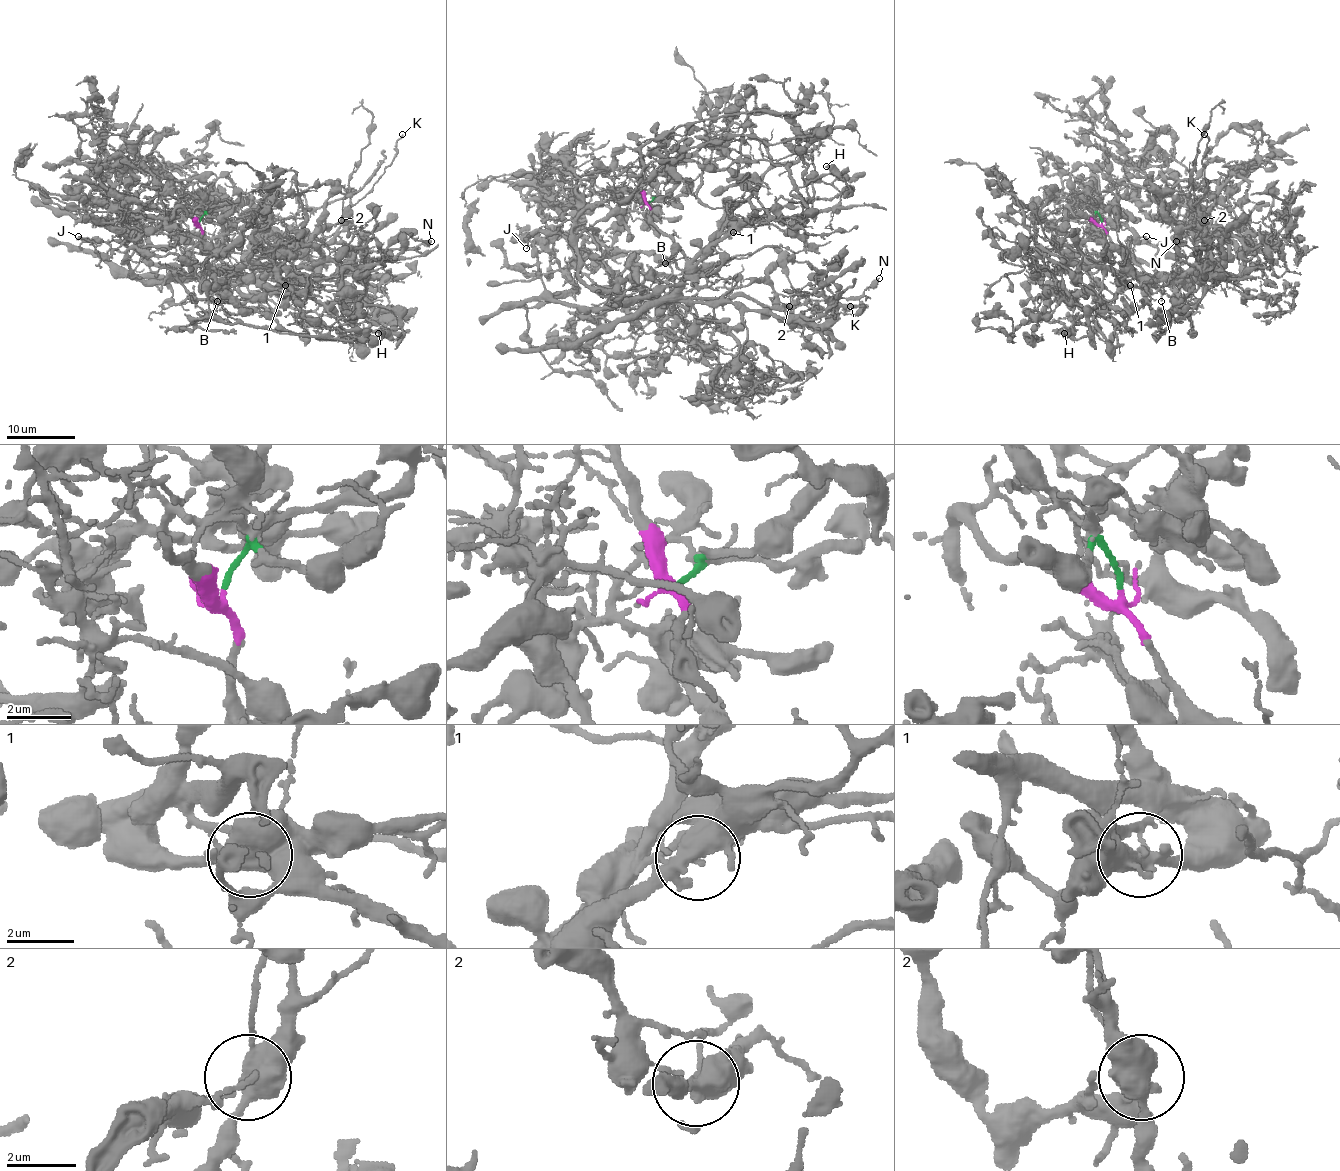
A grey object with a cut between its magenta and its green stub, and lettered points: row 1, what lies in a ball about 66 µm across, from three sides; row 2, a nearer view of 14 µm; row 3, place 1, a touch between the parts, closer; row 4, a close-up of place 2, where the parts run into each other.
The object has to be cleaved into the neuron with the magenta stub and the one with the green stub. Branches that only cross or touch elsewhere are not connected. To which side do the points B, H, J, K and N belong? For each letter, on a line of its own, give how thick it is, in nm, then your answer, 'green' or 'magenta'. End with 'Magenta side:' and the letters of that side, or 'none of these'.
B: 120 nm thick; magenta
H: 650 nm thick; green
J: 160 nm thick; green
K: 170 nm thick; magenta
N: 440 nm thick; magenta
Magenta side: B, K, N

